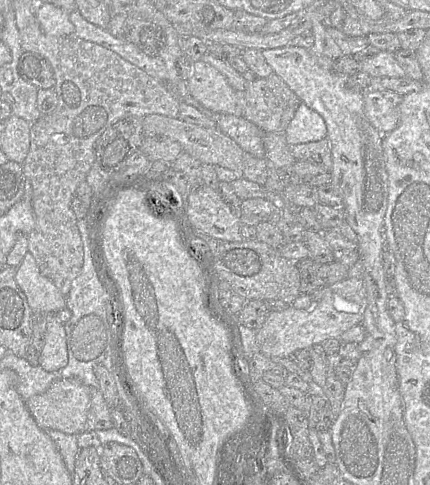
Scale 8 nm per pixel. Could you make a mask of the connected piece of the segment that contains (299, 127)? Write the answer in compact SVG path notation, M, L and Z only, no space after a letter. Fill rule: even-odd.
M301 102L284 132L288 145L316 142L327 137L323 117Z

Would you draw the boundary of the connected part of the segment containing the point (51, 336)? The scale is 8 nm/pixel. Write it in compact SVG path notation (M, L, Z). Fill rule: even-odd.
M50 315L47 321L45 343L40 351L39 366L48 372L58 373L68 363L68 349L64 324Z

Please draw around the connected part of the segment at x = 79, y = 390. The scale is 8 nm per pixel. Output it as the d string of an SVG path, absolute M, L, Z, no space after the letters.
M58 377L44 393L25 401L37 425L46 431L59 430L66 434L78 435L86 430L90 408L90 387L76 379Z

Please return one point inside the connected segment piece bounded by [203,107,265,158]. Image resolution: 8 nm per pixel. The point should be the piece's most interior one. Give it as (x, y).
(248, 136)

